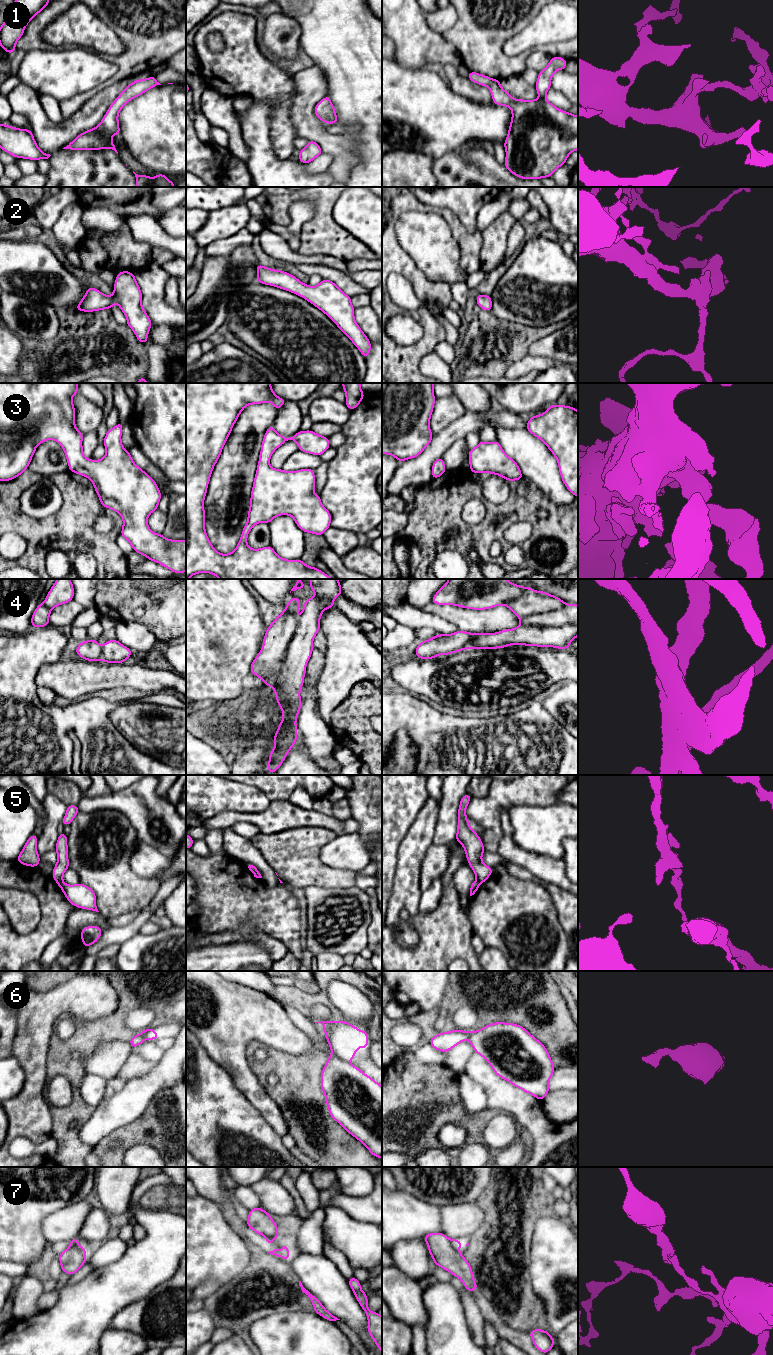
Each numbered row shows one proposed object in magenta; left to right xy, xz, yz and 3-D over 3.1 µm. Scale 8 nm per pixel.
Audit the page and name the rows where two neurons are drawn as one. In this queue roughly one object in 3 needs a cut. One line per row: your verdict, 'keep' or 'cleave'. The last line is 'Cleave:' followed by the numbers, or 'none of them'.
1: keep
2: keep
3: keep
4: keep
5: cleave
6: cleave
7: cleave
Cleave: 5, 6, 7

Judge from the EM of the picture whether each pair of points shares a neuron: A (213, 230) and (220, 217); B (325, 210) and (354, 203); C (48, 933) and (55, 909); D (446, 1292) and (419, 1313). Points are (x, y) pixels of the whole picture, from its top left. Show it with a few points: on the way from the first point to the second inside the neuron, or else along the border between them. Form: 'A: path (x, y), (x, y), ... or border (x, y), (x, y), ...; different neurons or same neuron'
A: path (216, 227), (220, 220); same neuron
B: border (338, 197), (333, 209), (333, 218), (344, 229); different neurons
C: path (50, 927), (53, 924), (55, 915); same neuron
D: border (422, 1291), (422, 1301), (428, 1317), (425, 1329); different neurons

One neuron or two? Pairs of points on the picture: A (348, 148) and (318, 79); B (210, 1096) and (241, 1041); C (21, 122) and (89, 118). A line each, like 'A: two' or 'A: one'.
A: one
B: two
C: two

